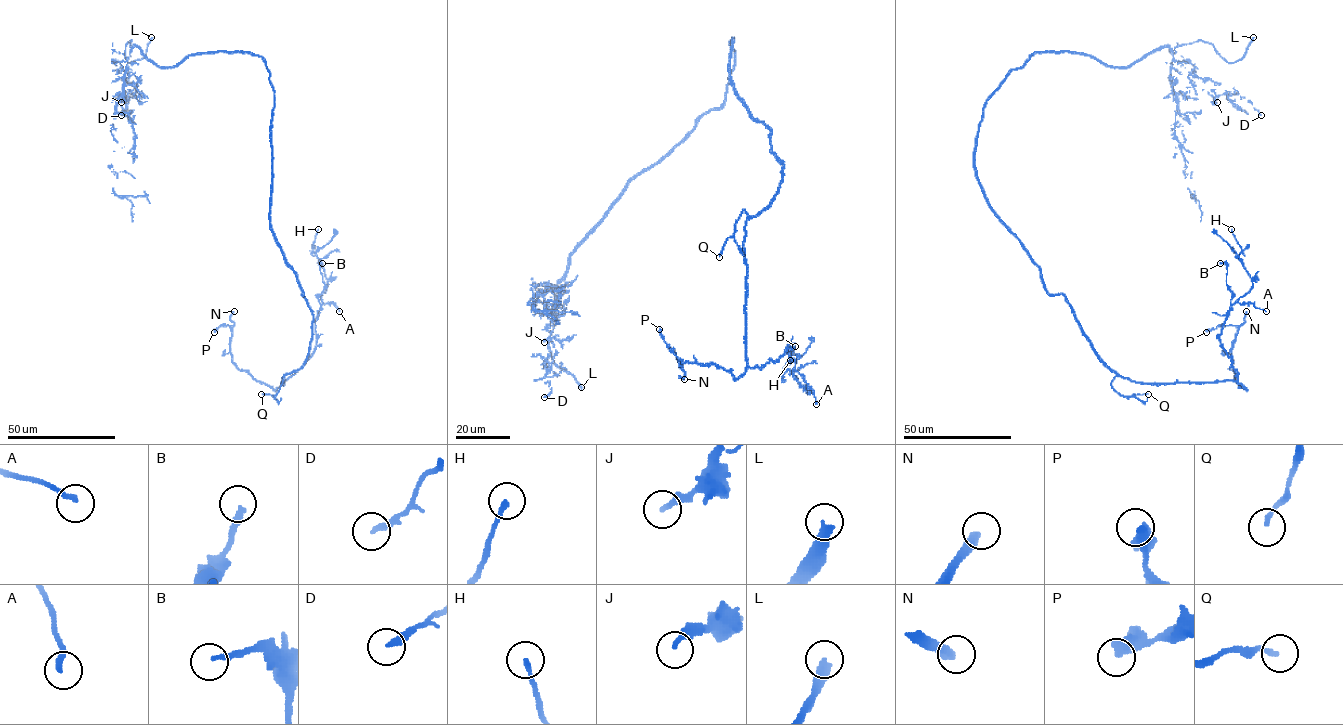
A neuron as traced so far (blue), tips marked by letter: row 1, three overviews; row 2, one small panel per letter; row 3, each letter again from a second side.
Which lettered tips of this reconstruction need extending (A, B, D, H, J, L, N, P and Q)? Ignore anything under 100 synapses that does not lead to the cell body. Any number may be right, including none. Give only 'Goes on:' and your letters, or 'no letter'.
Goes on: L, N

